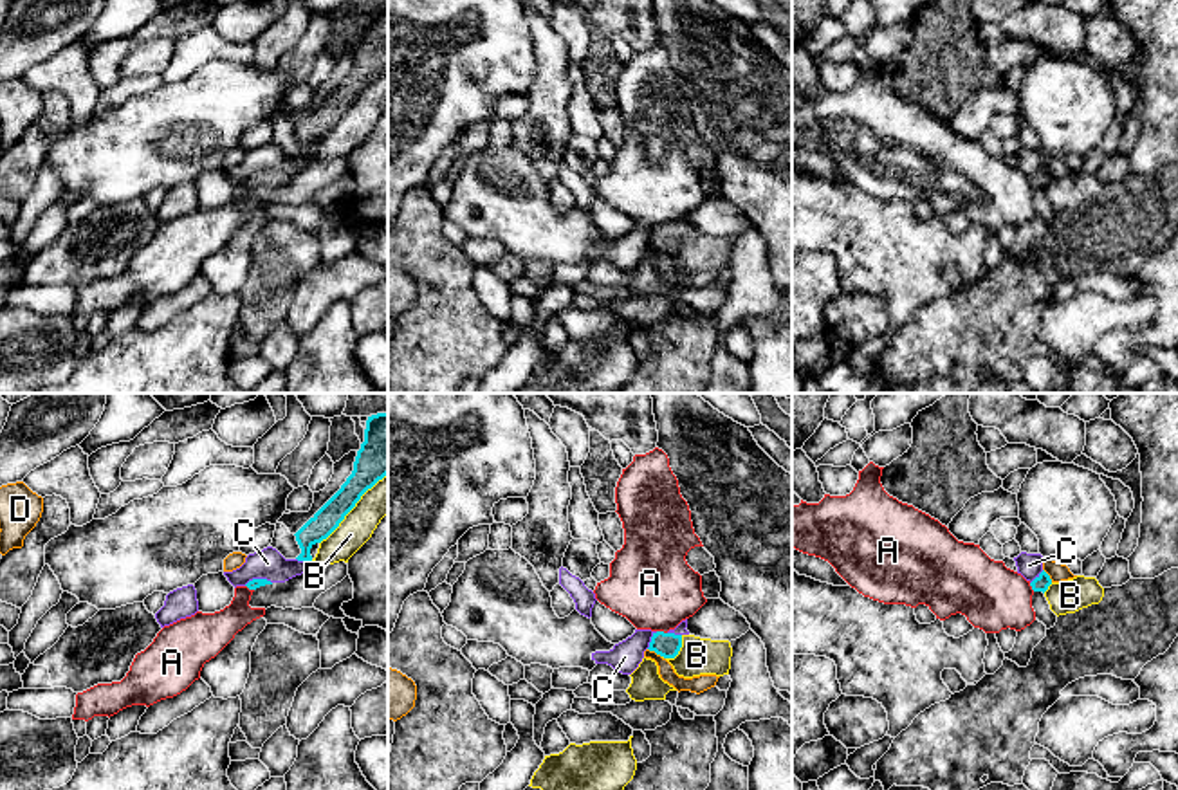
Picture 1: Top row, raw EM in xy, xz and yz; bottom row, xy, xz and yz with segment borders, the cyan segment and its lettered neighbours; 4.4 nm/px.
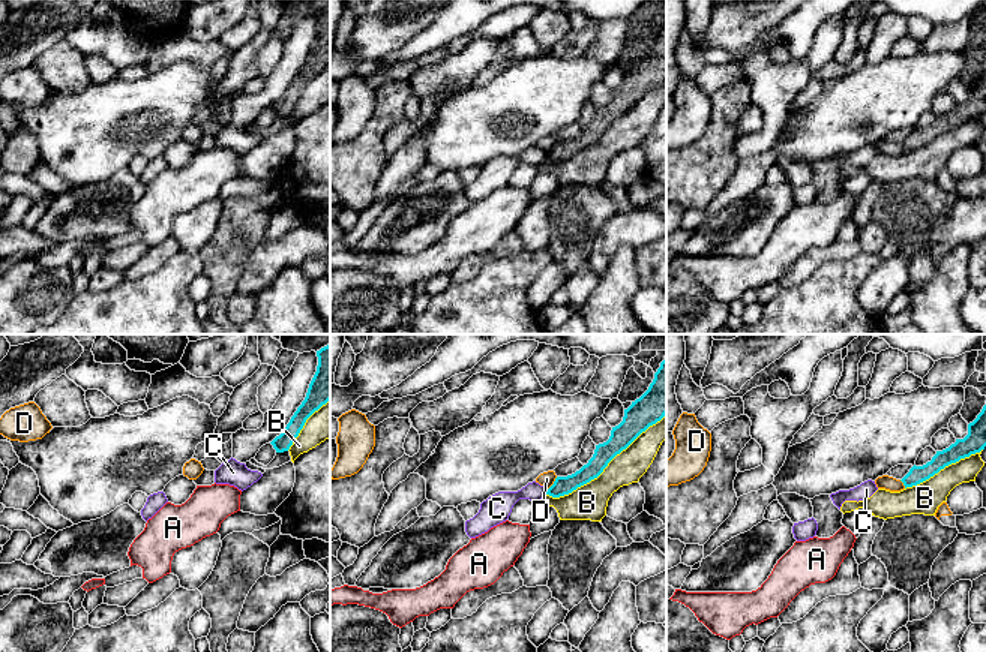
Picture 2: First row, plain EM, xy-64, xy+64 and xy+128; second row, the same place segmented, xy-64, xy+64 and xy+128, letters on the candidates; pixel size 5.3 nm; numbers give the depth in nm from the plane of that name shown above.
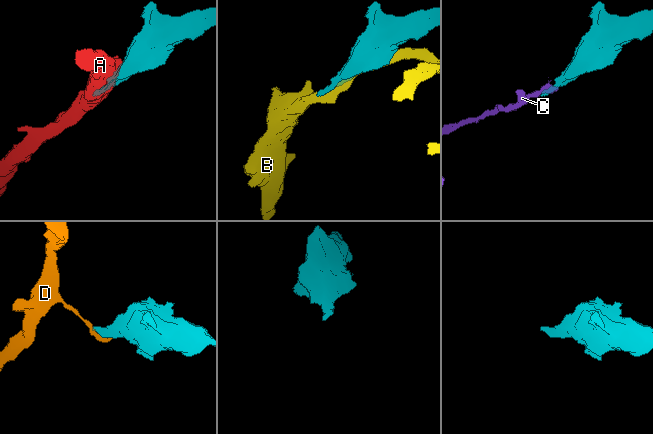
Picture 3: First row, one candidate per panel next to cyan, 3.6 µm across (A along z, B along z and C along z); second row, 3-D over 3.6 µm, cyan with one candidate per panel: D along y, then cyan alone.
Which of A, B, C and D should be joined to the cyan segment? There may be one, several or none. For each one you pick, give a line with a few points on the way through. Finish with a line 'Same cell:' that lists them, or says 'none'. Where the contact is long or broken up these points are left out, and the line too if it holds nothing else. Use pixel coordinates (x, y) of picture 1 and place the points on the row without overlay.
Same cell: none

